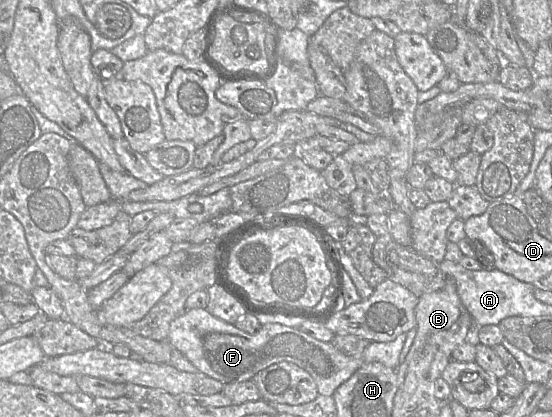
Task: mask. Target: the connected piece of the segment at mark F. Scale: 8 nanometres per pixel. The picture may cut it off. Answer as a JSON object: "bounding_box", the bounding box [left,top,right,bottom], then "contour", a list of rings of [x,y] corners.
{"bounding_box":[168,308,406,396],"contour":[[[204,308],[185,310],[171,322],[168,335],[168,342],[201,373],[223,384],[250,380],[268,366],[286,361],[307,371],[313,377],[318,393],[324,396],[332,396],[364,363],[379,362],[388,368],[397,369],[405,340],[406,334],[401,334],[391,342],[370,342],[360,356],[348,356],[330,342],[320,341],[294,327],[265,323],[258,332],[249,334],[235,324],[213,316]]]}

